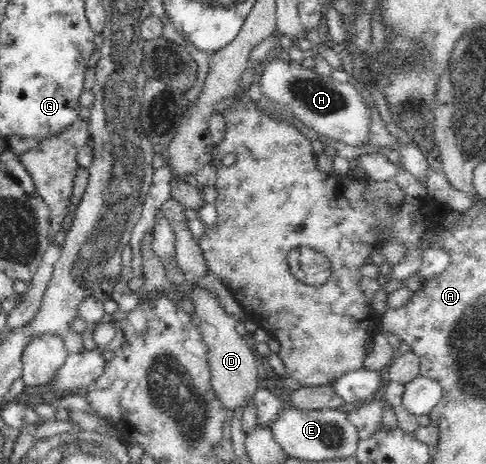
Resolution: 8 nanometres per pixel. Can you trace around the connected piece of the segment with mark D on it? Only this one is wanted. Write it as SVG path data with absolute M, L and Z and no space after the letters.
M196 286L189 295L195 308L195 321L203 336L203 342L208 347L207 357L211 370L211 385L220 399L222 406L228 410L245 408L256 389L262 384L256 369L256 351L244 341L242 335L236 331L236 318L228 314L212 292L206 288Z

